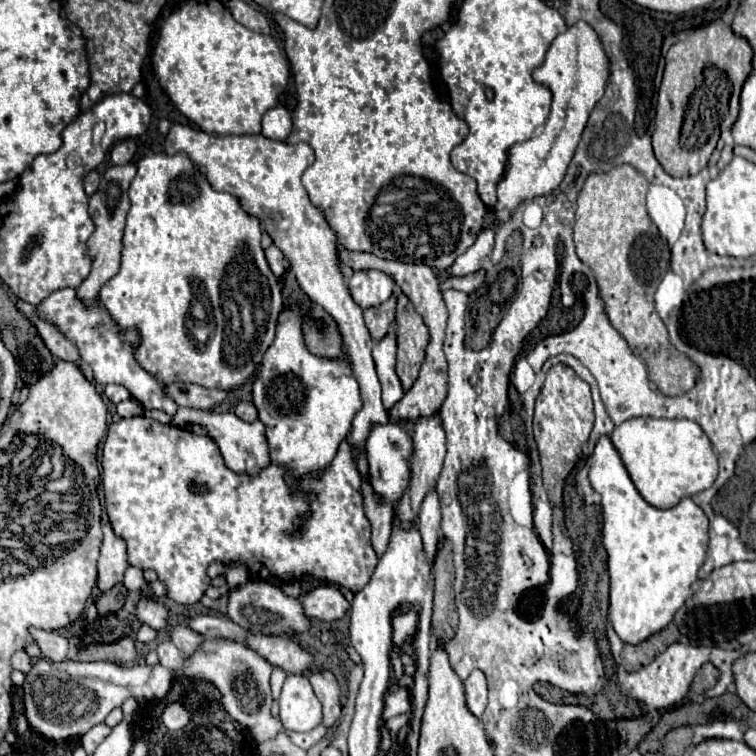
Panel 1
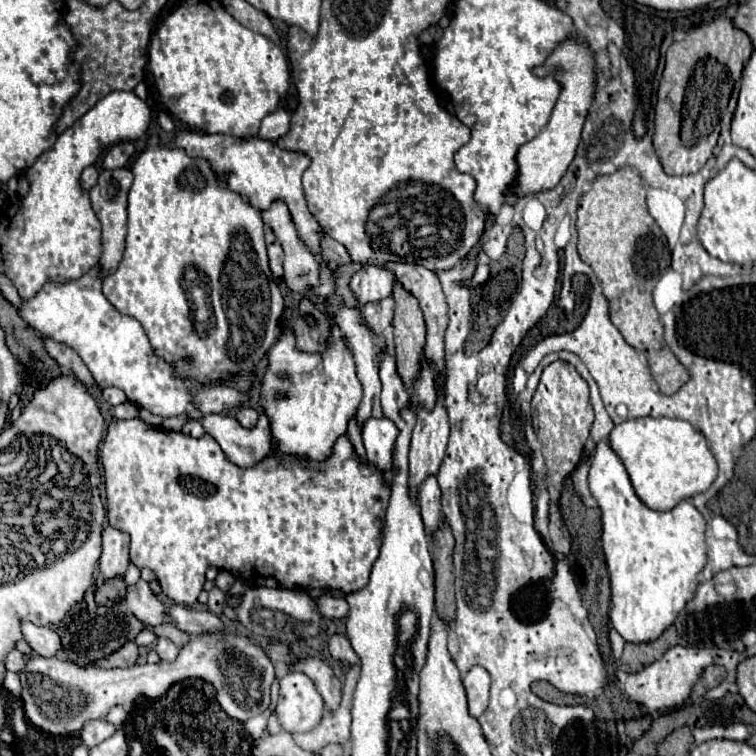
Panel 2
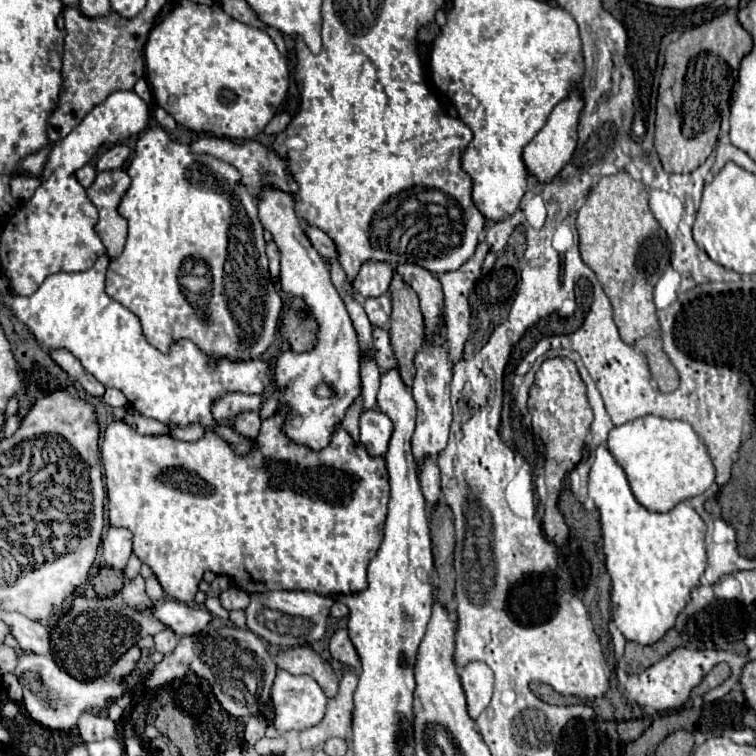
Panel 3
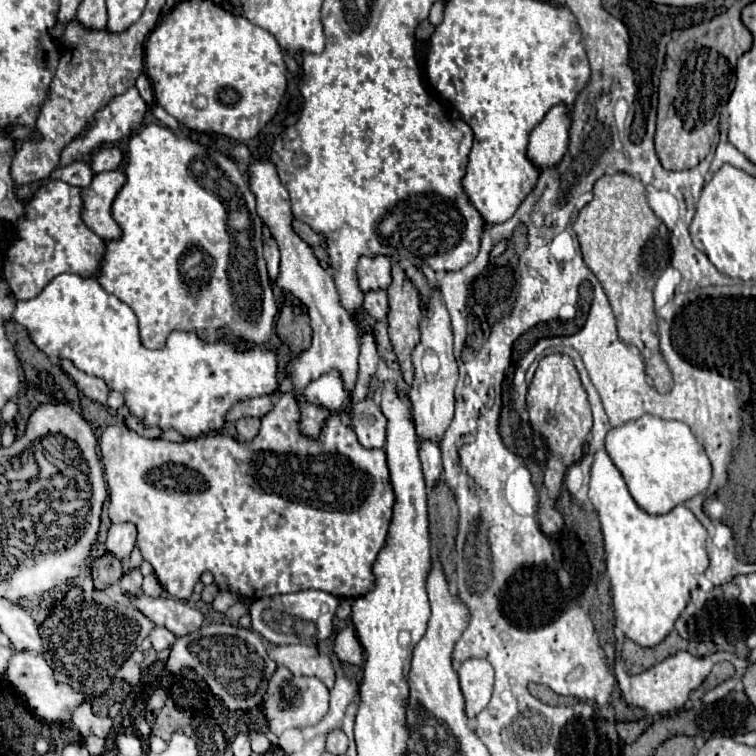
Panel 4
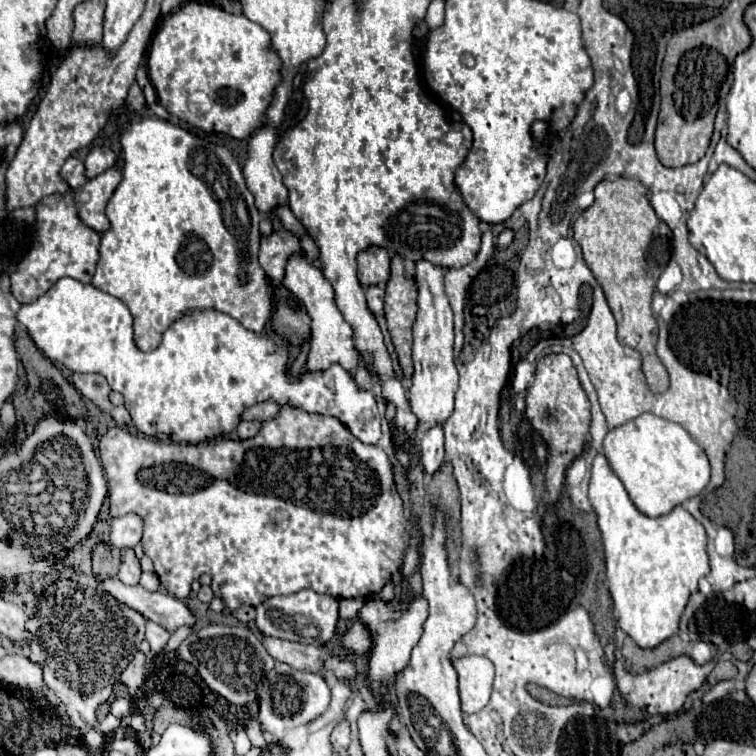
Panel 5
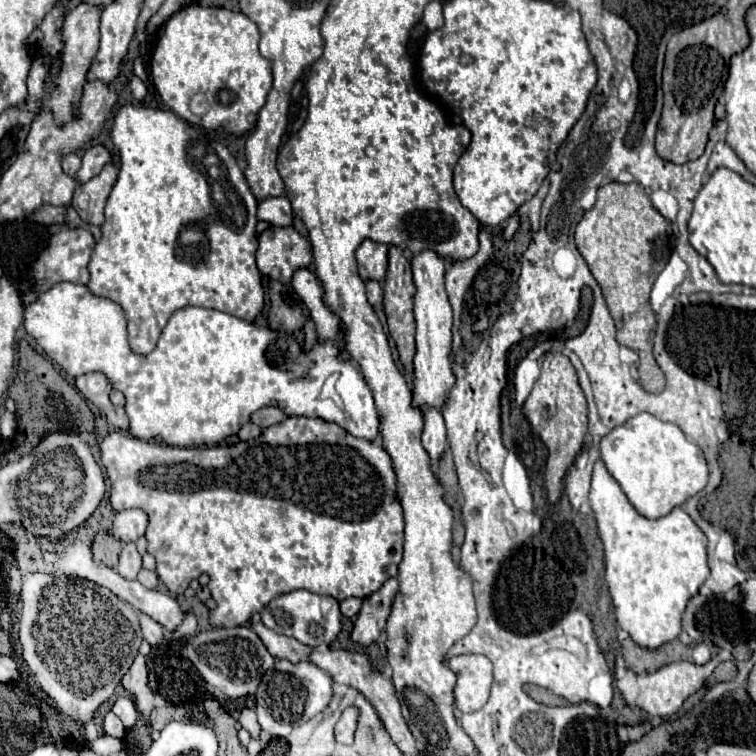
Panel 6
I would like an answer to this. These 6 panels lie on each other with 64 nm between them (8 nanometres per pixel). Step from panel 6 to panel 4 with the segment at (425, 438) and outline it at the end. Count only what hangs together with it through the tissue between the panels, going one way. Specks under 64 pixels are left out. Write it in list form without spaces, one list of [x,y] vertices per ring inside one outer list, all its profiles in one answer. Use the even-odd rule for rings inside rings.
[[[422,440],[420,442],[420,460],[426,478],[426,486],[432,488],[442,476],[442,452],[438,440]]]

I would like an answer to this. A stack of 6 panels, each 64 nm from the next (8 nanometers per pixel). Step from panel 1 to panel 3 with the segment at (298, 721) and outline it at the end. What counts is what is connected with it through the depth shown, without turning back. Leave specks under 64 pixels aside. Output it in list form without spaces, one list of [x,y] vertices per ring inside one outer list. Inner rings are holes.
[[[278,670],[274,684],[272,684],[272,706],[274,706],[274,728],[282,734],[288,730],[304,730],[310,726],[316,726],[324,714],[326,714],[326,694],[320,688],[320,684],[316,680],[312,680],[310,676],[294,676],[286,670]]]

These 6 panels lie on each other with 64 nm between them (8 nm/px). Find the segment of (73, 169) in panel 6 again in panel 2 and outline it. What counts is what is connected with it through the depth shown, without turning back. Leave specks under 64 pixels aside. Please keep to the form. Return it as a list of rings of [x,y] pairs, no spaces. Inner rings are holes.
[[[88,166],[88,168],[82,172],[82,176],[80,176],[80,182],[82,182],[82,186],[84,186],[86,190],[90,190],[90,188],[96,184],[96,180],[98,180],[98,172],[96,172],[94,166]]]

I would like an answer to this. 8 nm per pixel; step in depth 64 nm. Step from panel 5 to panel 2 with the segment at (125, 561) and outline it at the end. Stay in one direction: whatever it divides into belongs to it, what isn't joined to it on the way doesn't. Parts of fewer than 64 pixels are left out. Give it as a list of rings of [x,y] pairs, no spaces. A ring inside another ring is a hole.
[[[138,580],[134,586],[128,586],[124,602],[138,620],[154,626],[164,622],[164,606],[158,596],[152,594],[144,580]]]

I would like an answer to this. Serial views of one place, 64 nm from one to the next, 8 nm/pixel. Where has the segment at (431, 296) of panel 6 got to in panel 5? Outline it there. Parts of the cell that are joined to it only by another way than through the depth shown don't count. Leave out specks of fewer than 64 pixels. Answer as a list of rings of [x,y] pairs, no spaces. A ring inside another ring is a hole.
[[[428,260],[416,262],[414,280],[418,284],[418,314],[414,322],[414,376],[410,388],[410,406],[418,418],[418,428],[428,430],[436,422],[444,422],[454,410],[454,394],[458,388],[458,370],[454,366],[454,332],[452,308],[444,294],[444,268]]]

